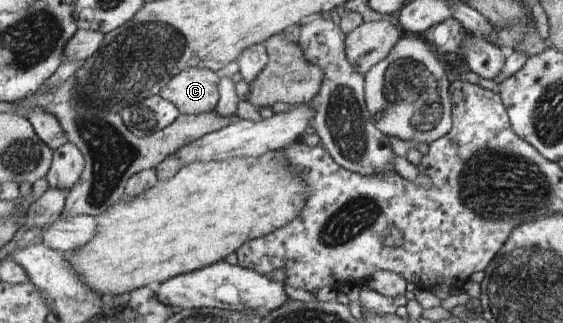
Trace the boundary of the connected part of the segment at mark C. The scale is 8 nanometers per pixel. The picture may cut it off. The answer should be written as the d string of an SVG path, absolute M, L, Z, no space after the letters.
M190 68L173 77L162 89L161 96L174 103L181 114L208 113L219 106L221 77L212 69Z

